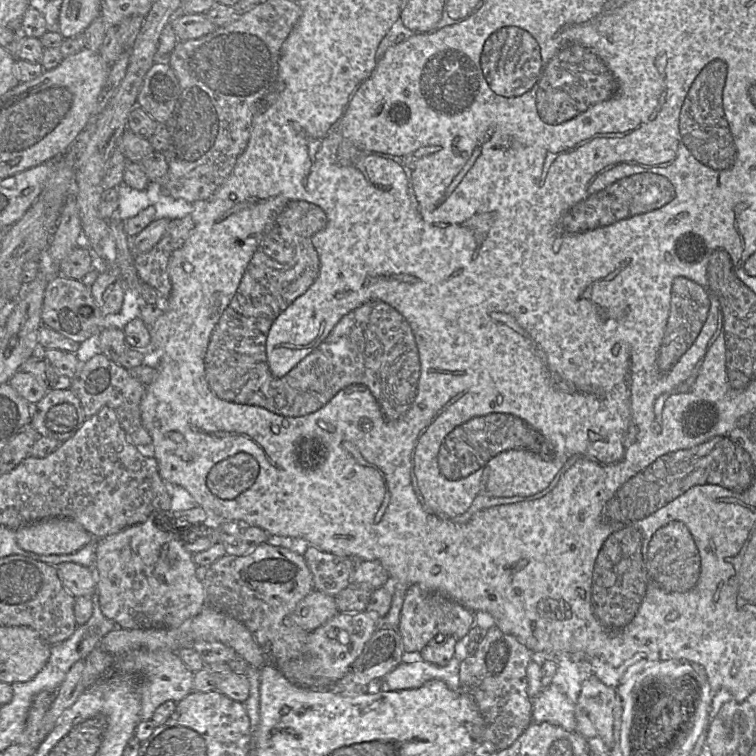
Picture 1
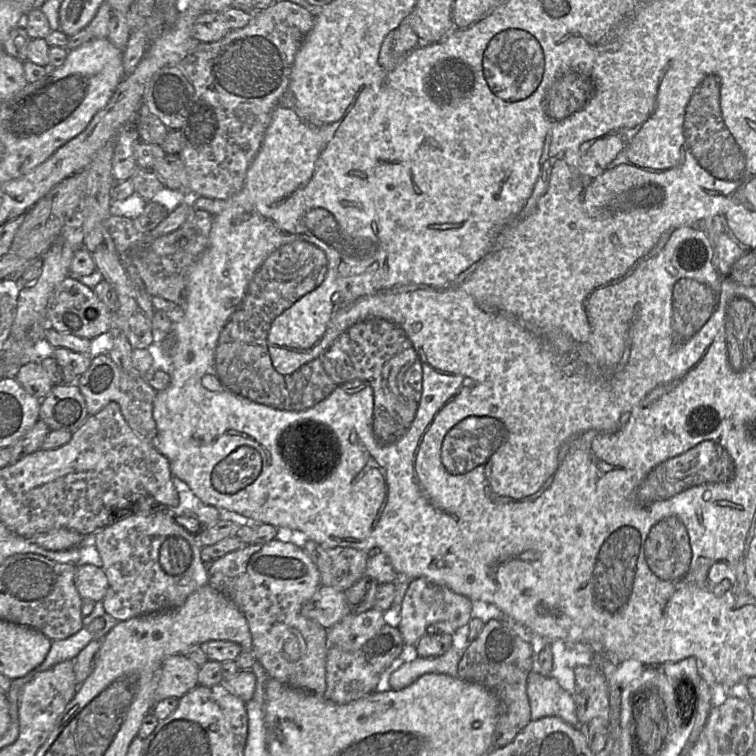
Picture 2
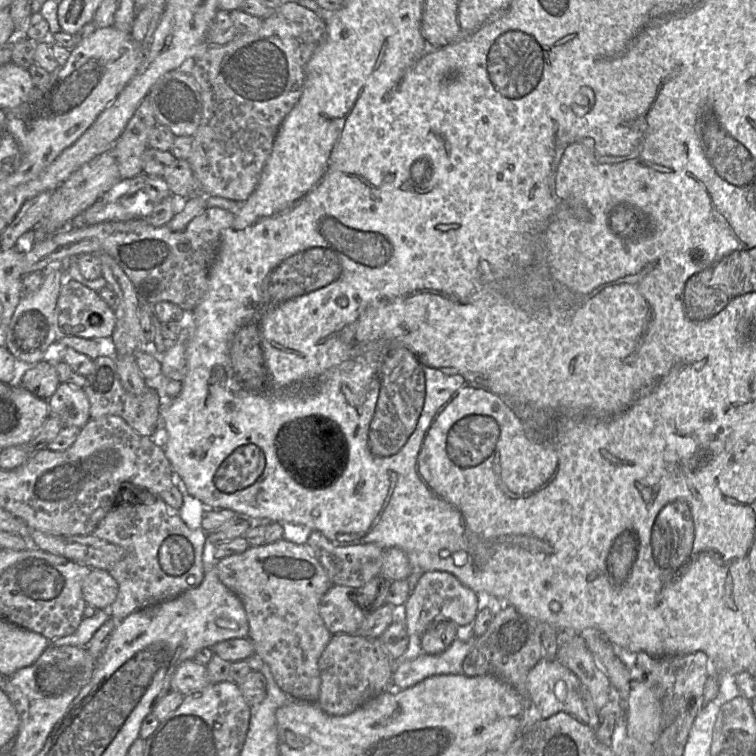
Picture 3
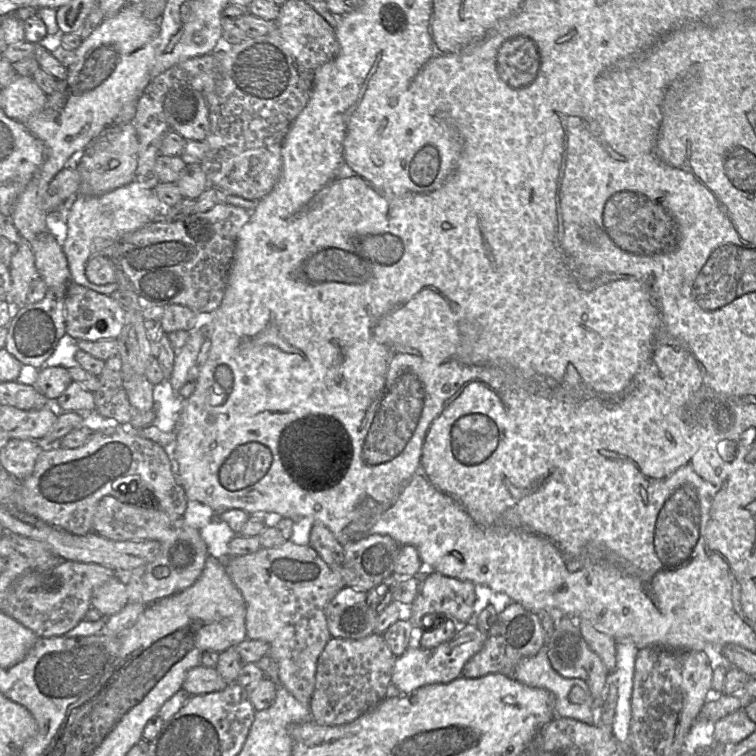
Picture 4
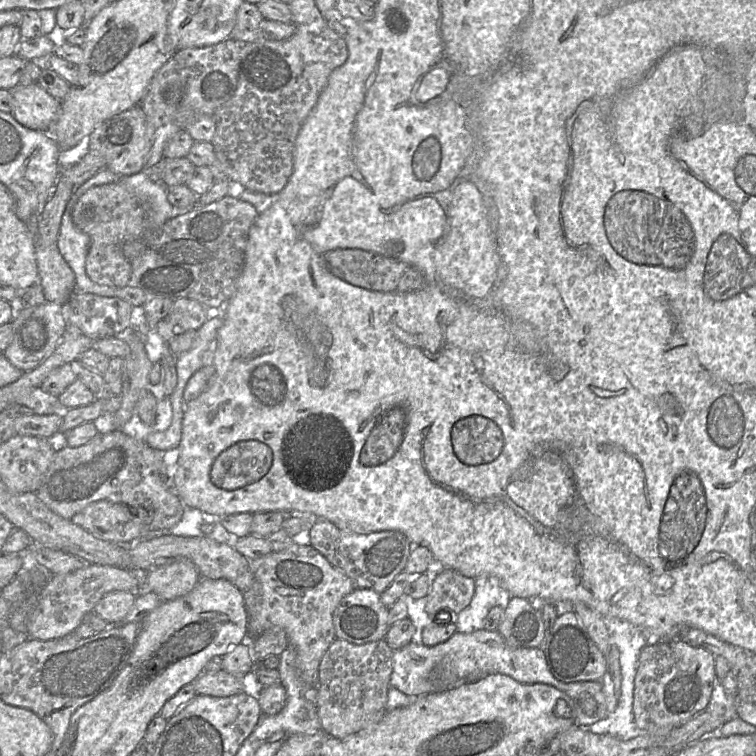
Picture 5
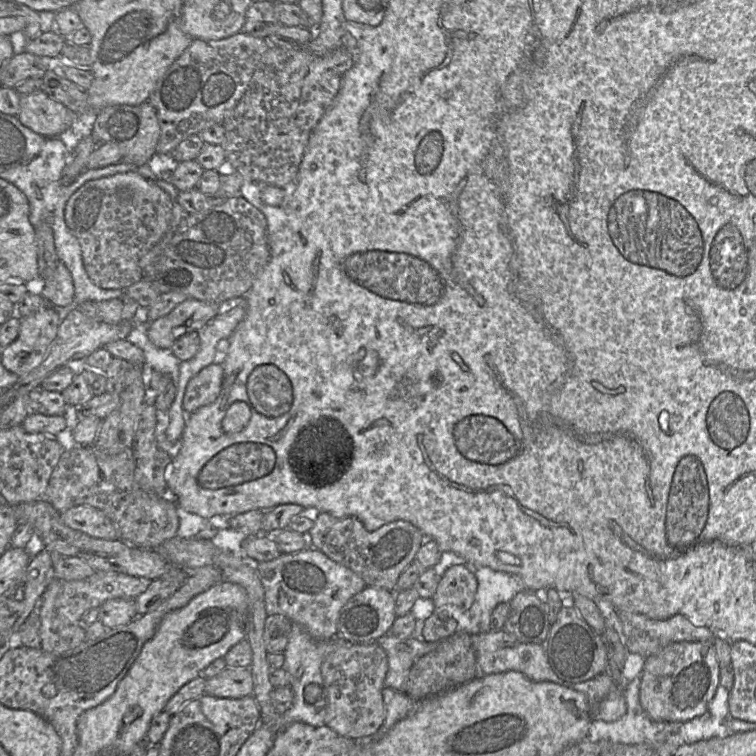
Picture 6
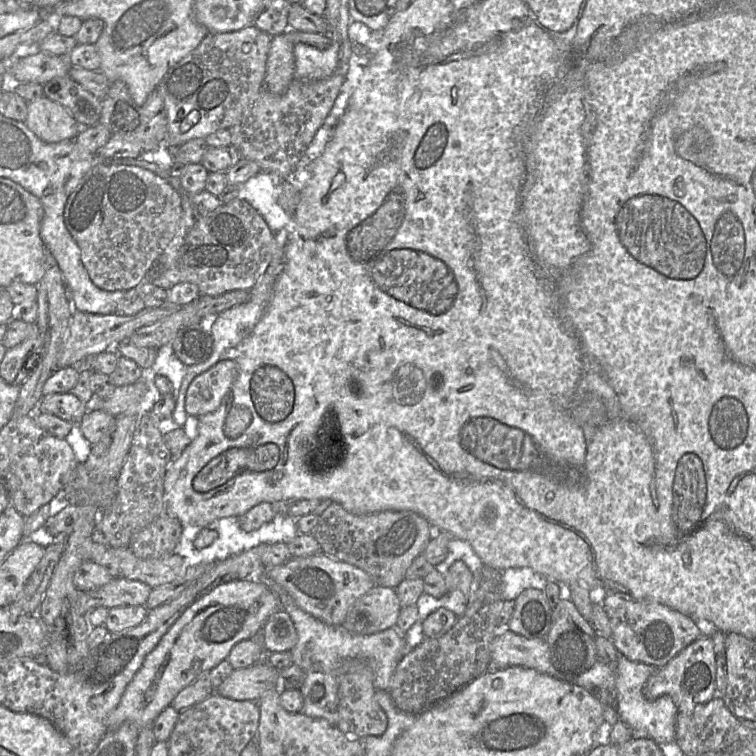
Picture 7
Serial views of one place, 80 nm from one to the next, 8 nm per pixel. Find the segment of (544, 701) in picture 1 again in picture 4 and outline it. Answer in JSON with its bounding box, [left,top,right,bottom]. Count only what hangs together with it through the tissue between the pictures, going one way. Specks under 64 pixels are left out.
[512,648,596,725]

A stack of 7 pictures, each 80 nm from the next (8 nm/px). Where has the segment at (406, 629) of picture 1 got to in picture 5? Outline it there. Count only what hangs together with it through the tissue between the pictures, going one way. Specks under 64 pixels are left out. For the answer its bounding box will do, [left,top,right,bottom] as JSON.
[426,569,475,616]

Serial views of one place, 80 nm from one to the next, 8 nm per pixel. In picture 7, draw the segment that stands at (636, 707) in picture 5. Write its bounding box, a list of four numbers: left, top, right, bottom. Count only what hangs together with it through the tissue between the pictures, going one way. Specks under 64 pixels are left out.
[643,635,716,714]

